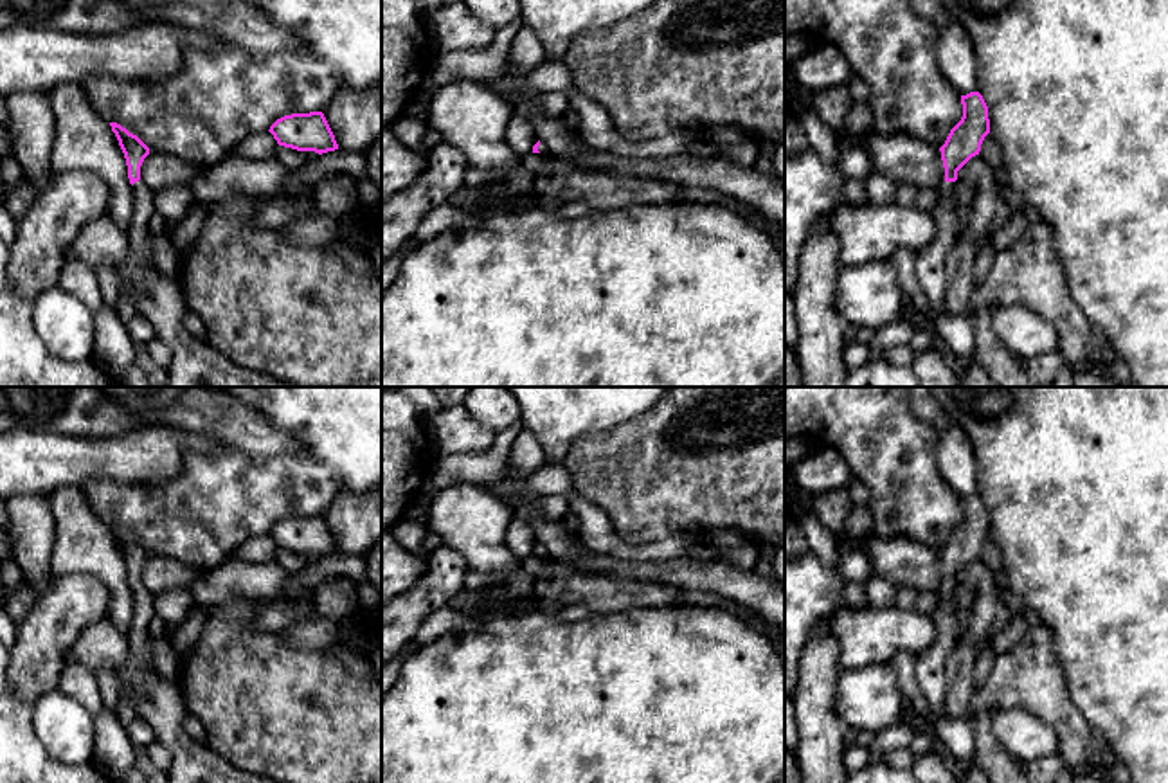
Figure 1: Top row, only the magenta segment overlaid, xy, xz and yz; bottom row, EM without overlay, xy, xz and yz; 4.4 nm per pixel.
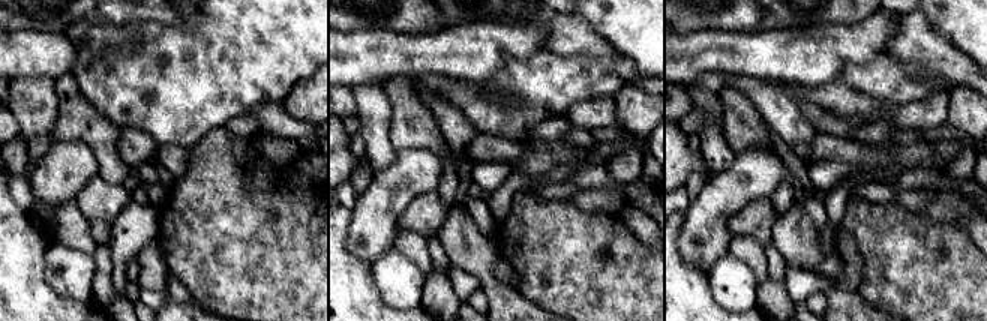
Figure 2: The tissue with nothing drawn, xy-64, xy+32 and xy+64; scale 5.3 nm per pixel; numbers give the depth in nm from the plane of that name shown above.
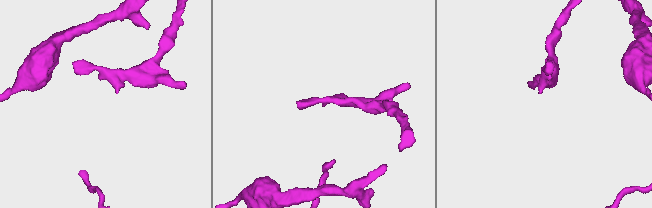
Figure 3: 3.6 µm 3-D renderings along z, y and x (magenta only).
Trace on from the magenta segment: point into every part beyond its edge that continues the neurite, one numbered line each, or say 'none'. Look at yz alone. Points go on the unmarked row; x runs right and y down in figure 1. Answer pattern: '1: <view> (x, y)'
1: yz (929, 670)

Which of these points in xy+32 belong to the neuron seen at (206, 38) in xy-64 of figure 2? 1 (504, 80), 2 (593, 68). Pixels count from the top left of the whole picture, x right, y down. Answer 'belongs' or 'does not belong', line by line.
1: belongs
2: belongs

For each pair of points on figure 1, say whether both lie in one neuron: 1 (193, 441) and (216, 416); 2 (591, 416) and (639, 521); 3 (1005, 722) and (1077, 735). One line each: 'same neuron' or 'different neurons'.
1: different neurons
2: different neurons
3: different neurons

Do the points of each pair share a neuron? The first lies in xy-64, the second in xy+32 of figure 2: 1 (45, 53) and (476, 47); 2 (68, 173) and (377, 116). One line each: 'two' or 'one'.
1: one
2: two

